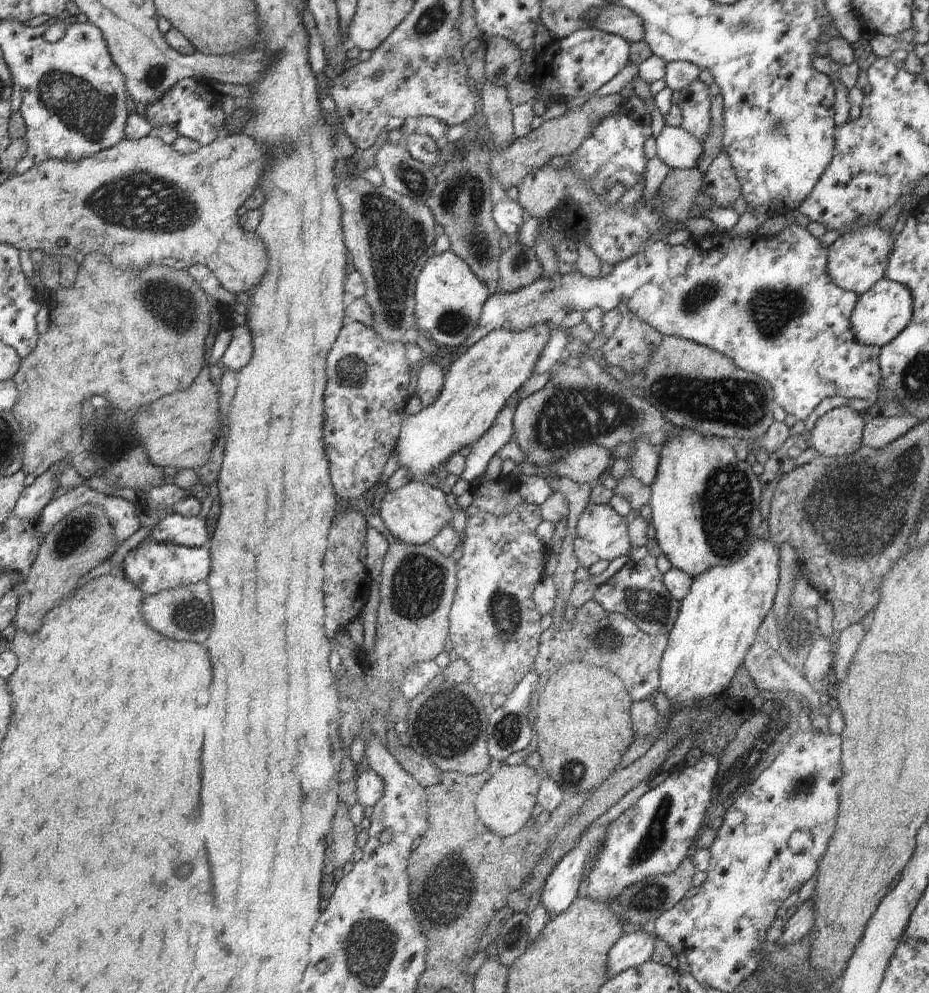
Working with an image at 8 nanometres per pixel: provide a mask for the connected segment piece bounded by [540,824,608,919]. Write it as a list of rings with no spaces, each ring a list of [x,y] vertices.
[[[589,826],[582,832],[578,844],[554,866],[542,890],[541,904],[546,908],[550,919],[556,918],[570,907],[578,897],[581,882],[584,880],[585,866],[591,857],[591,850],[596,844],[603,846],[606,842],[608,826]]]

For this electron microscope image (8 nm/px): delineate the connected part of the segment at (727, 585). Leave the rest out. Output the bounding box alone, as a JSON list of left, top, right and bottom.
[659,536,780,709]

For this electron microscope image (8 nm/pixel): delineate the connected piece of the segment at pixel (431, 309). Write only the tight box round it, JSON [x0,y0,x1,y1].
[414,250,491,347]

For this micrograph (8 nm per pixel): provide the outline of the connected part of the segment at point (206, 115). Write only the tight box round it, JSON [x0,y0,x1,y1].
[146,77,225,146]

